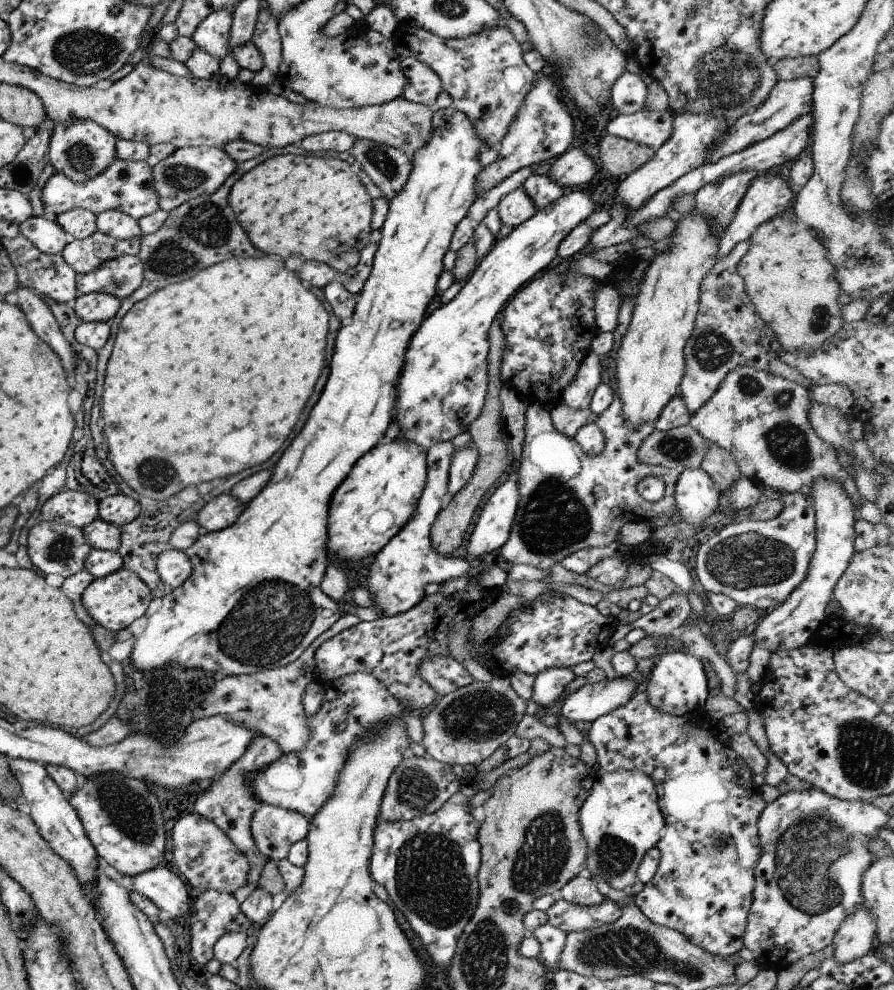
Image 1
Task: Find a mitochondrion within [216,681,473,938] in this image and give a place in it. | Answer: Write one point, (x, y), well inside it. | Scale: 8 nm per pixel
(416, 789)

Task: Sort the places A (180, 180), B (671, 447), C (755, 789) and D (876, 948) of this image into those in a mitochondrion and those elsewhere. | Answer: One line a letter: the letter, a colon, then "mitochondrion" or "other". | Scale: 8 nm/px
A: mitochondrion
B: mitochondrion
C: other
D: other

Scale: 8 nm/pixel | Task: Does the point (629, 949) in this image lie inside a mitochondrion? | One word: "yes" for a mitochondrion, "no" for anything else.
yes

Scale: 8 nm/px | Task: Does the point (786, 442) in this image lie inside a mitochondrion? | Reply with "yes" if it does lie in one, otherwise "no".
yes

